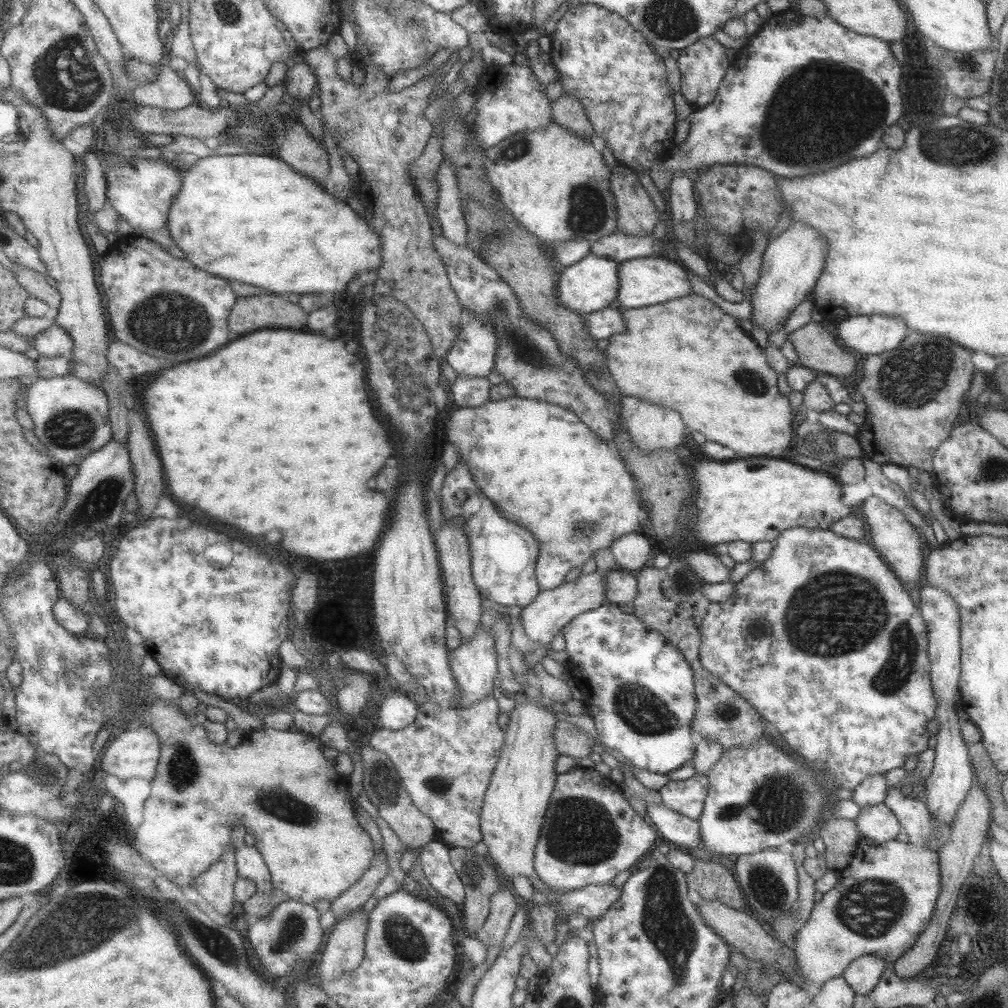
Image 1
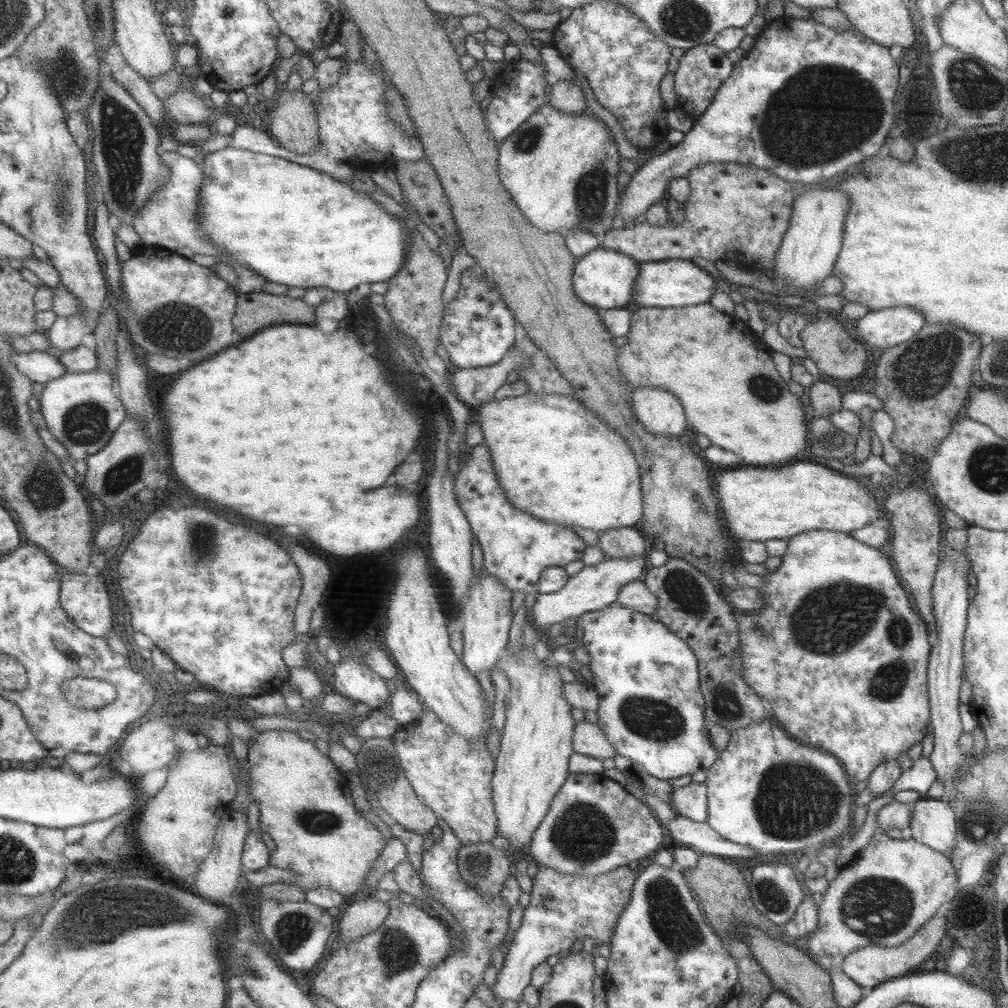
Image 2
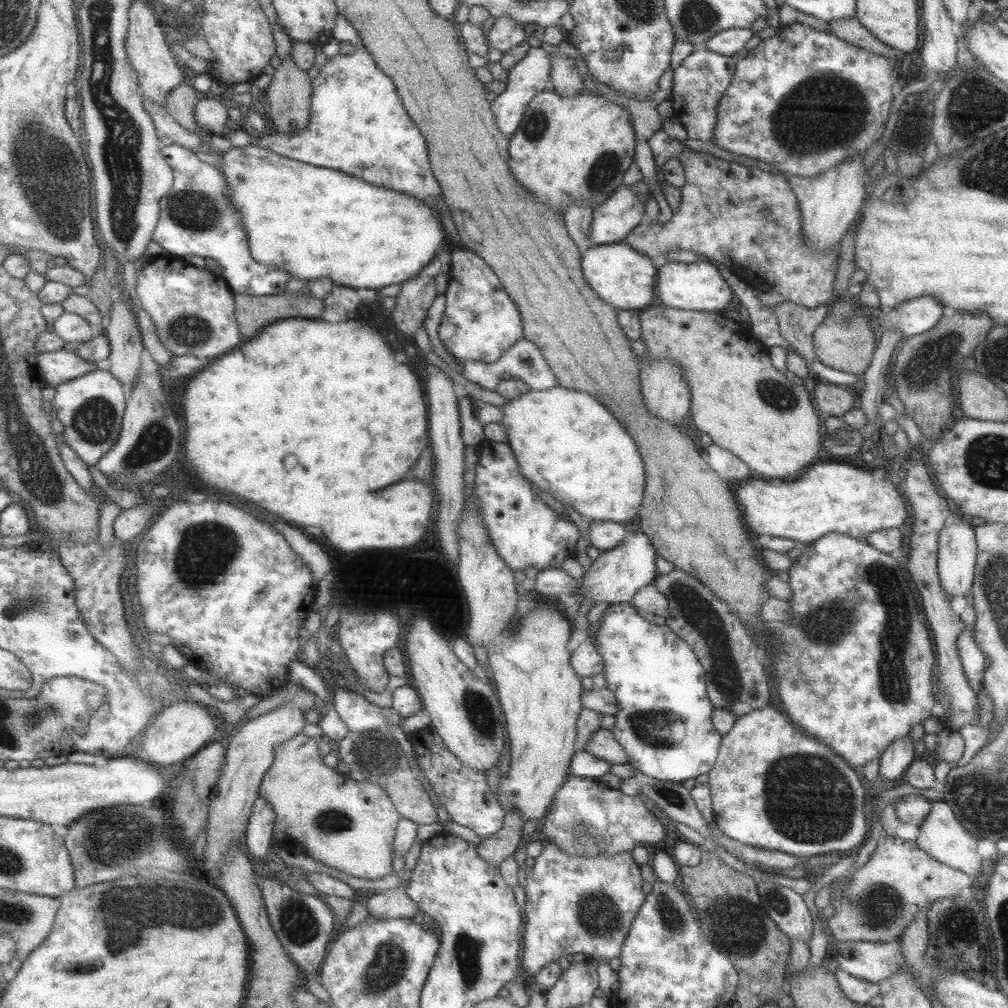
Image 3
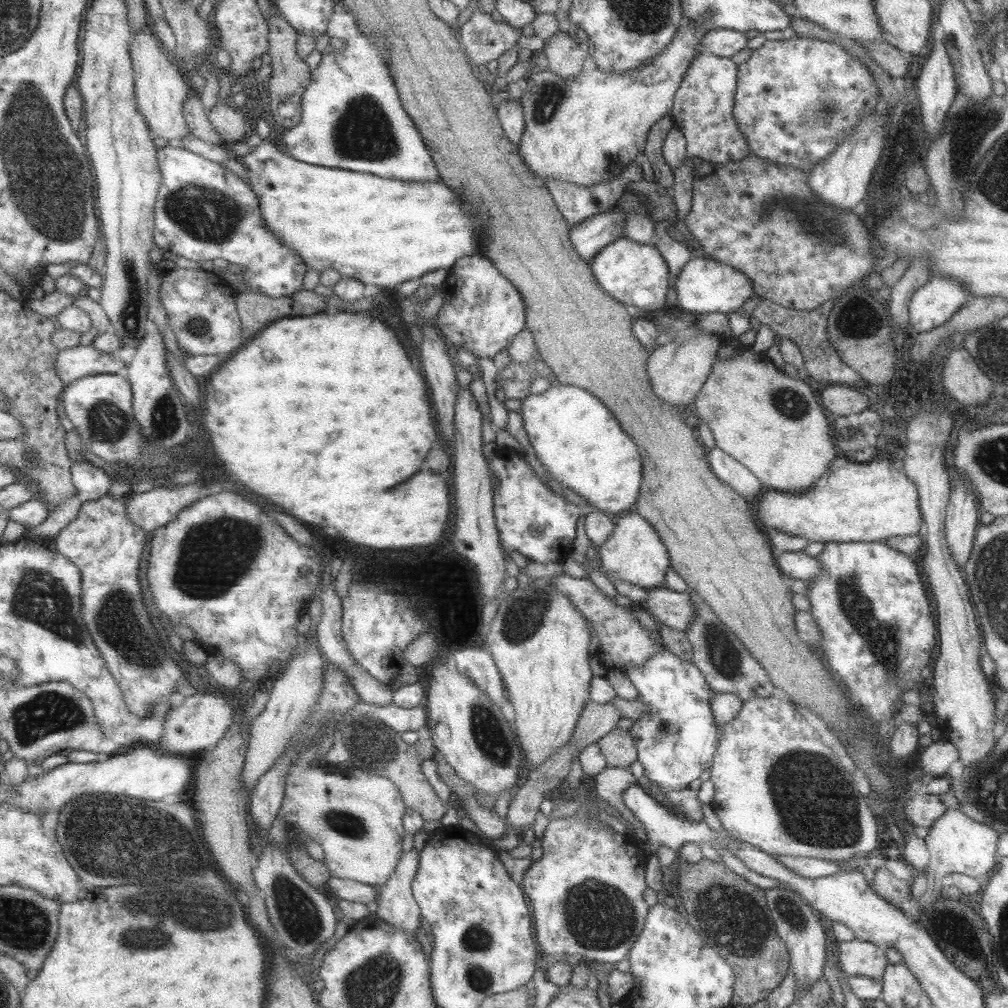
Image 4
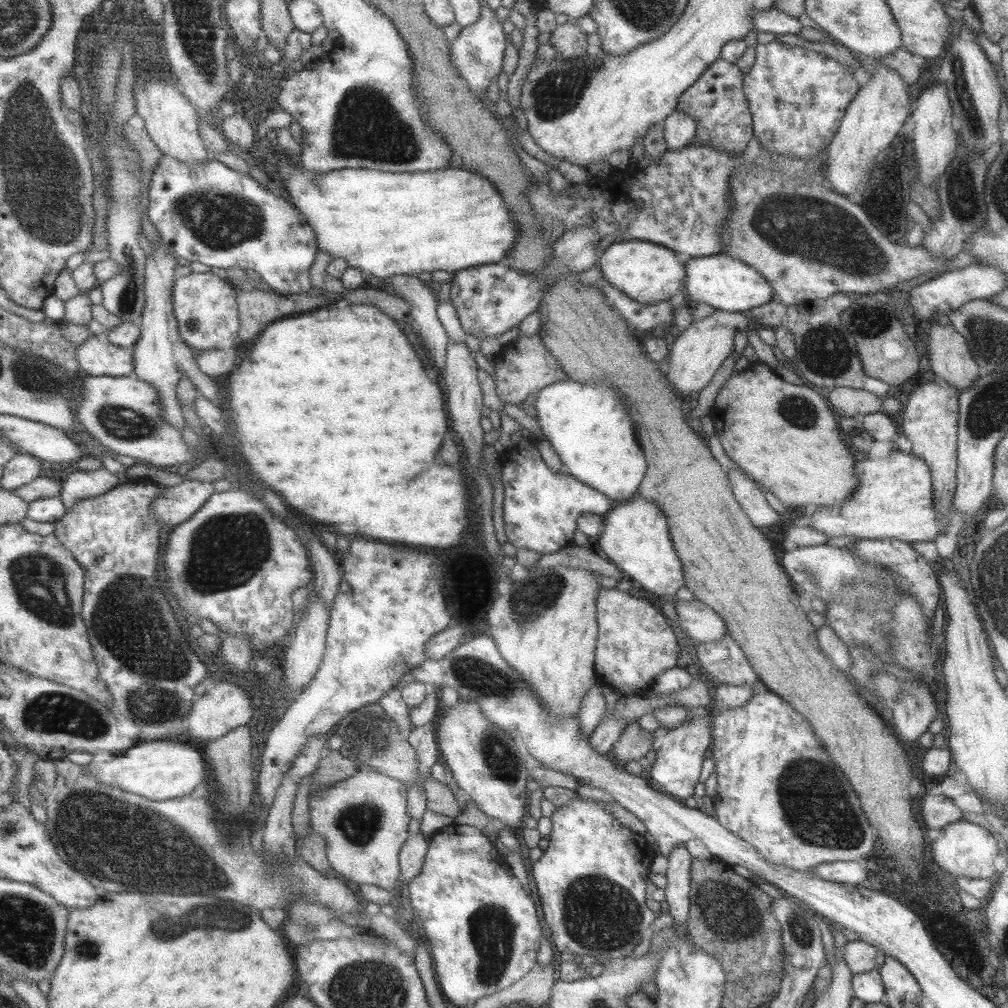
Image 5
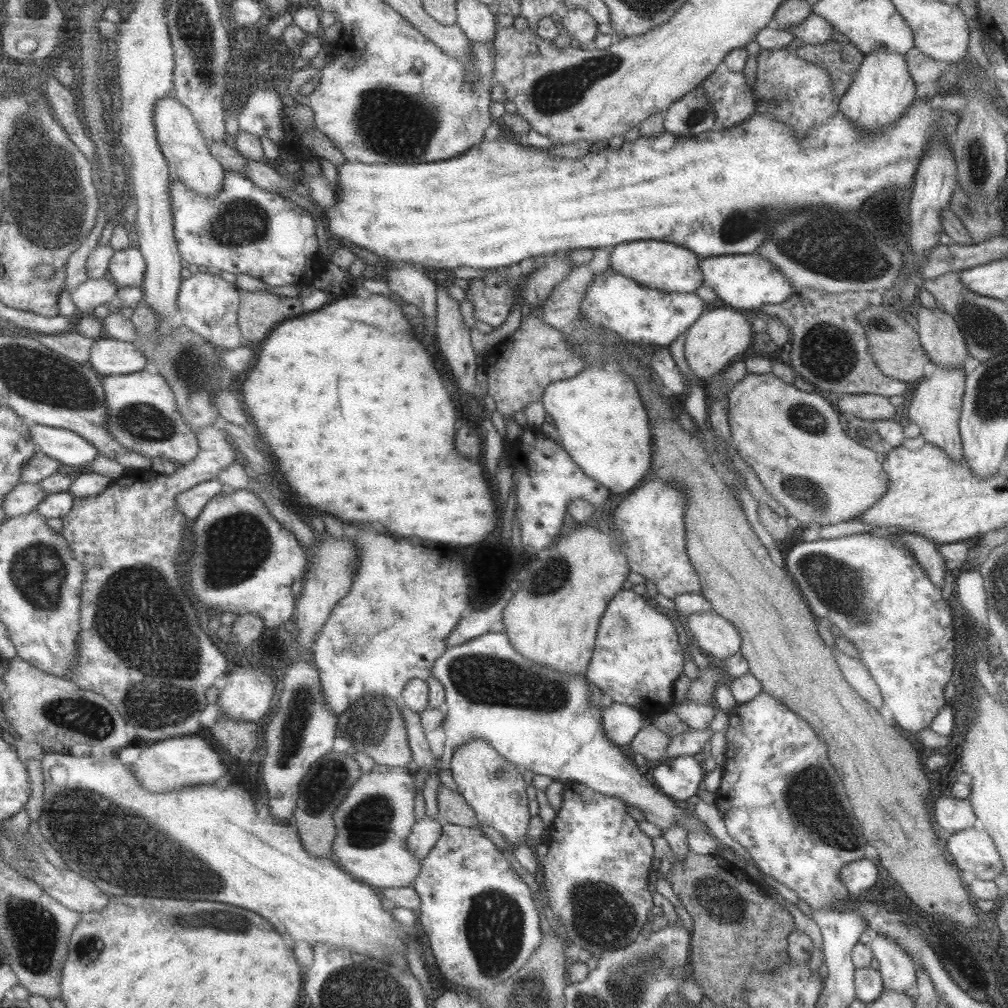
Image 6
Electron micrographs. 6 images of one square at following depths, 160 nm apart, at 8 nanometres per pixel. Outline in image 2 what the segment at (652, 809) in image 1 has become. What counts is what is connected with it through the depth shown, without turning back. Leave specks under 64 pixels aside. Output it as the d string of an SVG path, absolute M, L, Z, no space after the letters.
M675 814L671 820L662 825L669 830L676 845L692 848L703 855L714 855L728 860L759 857L757 852L748 846L741 846L721 838L706 822L695 822Z

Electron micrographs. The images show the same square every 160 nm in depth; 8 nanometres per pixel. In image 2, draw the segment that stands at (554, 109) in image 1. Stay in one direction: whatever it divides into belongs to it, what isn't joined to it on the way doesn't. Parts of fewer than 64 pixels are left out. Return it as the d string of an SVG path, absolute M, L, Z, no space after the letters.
M557 80L550 86L549 104L561 113L581 115L586 112L583 91L574 82Z

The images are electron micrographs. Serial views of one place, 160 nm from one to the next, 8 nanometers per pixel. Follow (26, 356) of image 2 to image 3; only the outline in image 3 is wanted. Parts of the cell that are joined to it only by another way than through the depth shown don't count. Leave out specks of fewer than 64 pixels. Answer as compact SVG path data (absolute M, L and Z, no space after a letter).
M64 349L38 354L38 365L44 379L52 385L60 385L71 379L89 374L97 369L96 362L87 362L76 351Z

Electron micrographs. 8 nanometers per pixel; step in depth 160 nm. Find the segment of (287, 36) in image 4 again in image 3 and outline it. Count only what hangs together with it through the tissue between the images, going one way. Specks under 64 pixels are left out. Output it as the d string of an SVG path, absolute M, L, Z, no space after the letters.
M289 54L289 59L283 59L283 64L275 69L275 73L268 81L269 89L266 89L273 108L270 117L277 132L283 134L302 132L309 126L314 95L313 80L302 68L299 68L292 55Z

